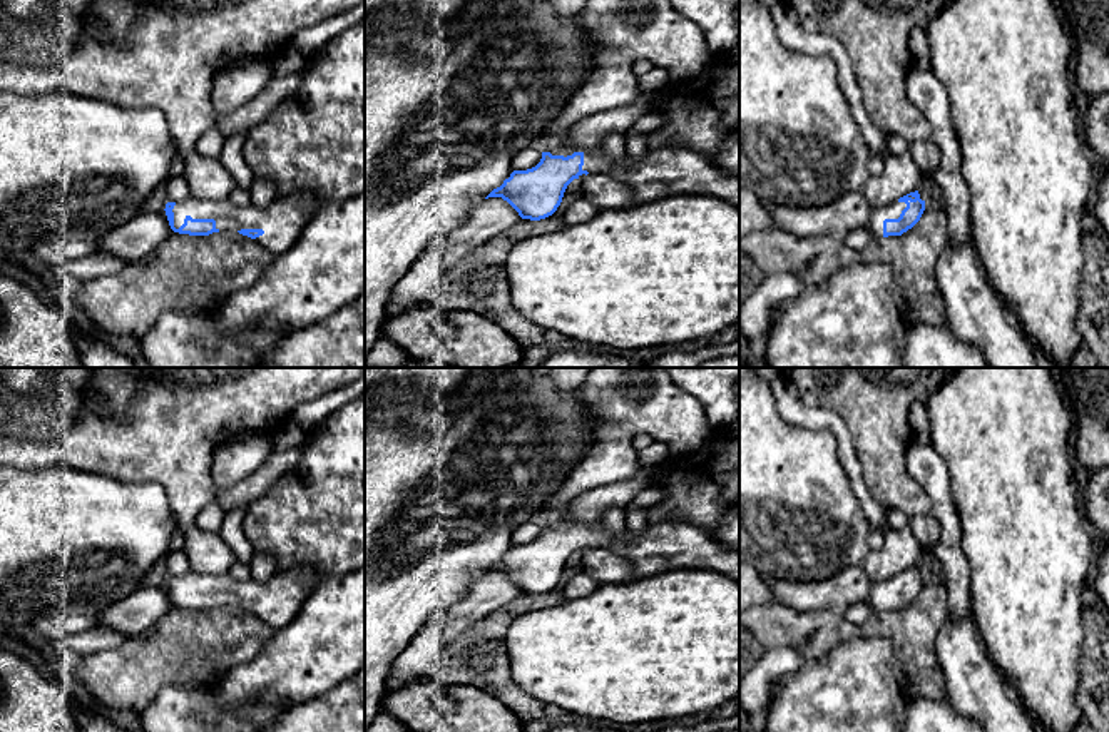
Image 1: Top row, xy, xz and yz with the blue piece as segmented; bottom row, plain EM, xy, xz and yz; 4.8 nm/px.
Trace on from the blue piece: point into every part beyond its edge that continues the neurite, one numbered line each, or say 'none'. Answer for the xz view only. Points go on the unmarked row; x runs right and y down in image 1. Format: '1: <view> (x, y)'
1: xz (566, 523)

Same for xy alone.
1: xy (283, 595)

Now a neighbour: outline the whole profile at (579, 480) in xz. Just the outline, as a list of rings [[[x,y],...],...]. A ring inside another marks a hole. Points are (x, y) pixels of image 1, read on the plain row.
[[[589,448],[585,456],[570,470],[559,491],[545,501],[539,515],[545,510],[565,510],[574,498],[592,488],[597,488],[597,485],[592,480],[592,455]]]

